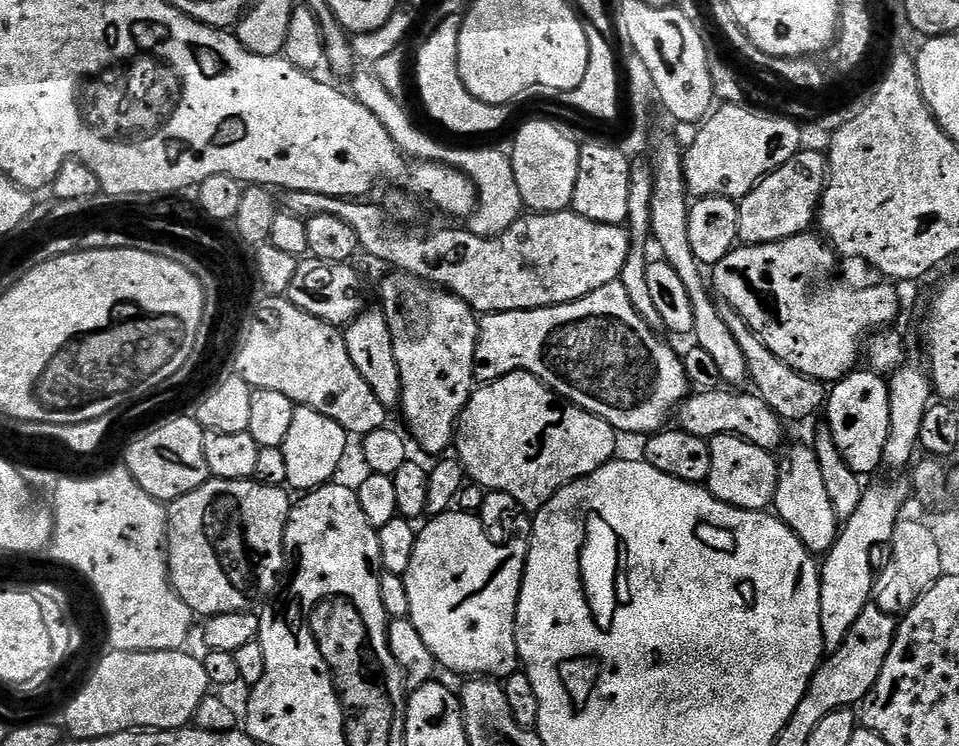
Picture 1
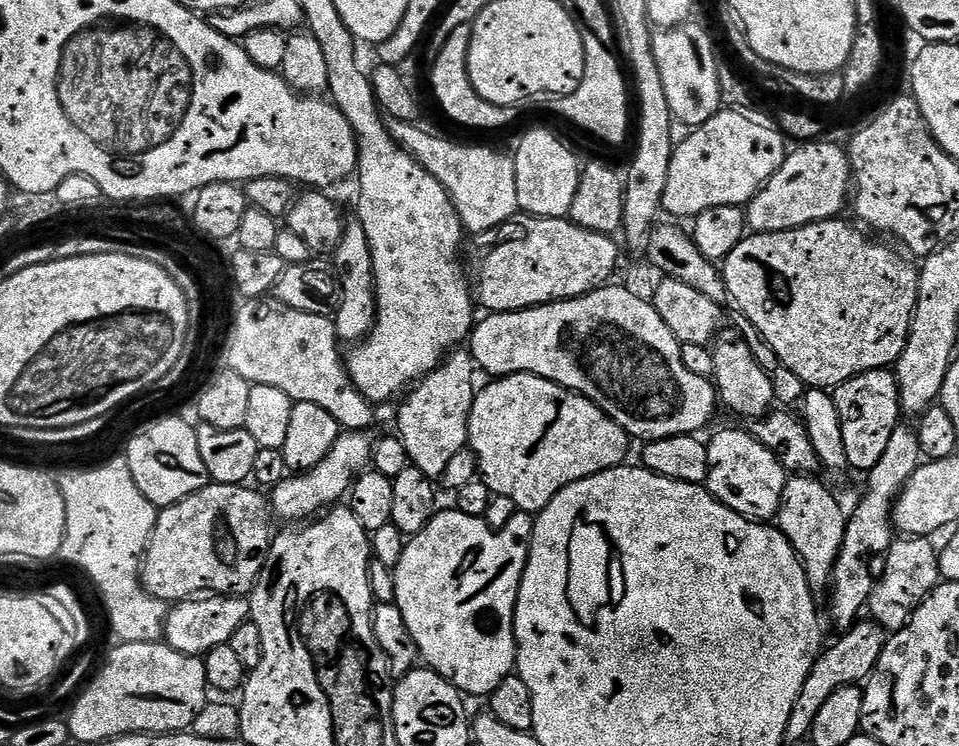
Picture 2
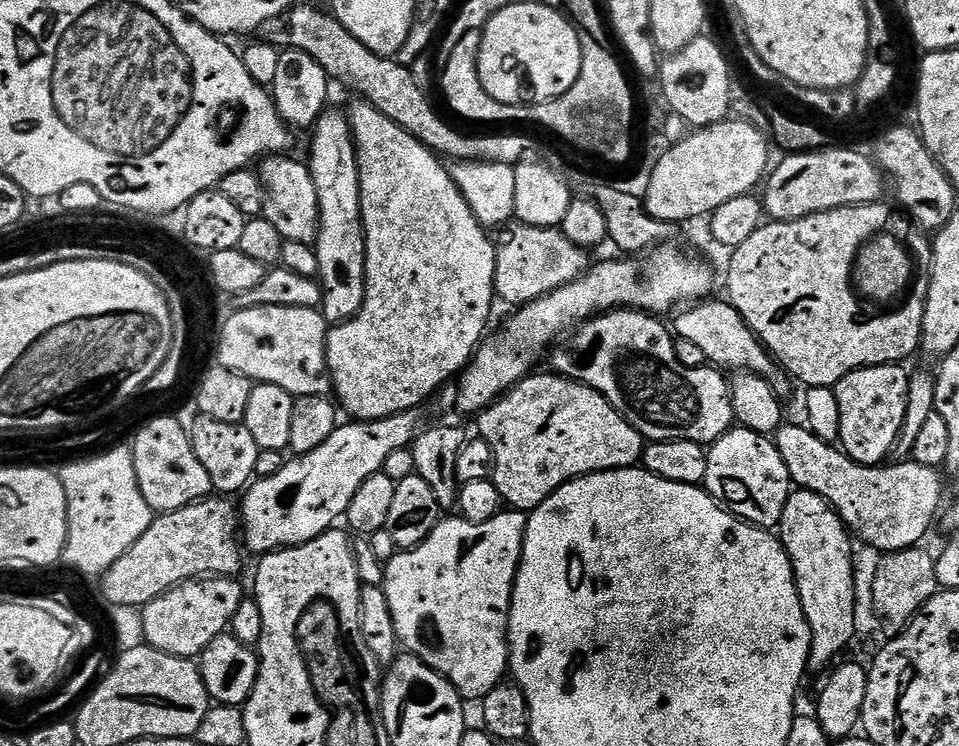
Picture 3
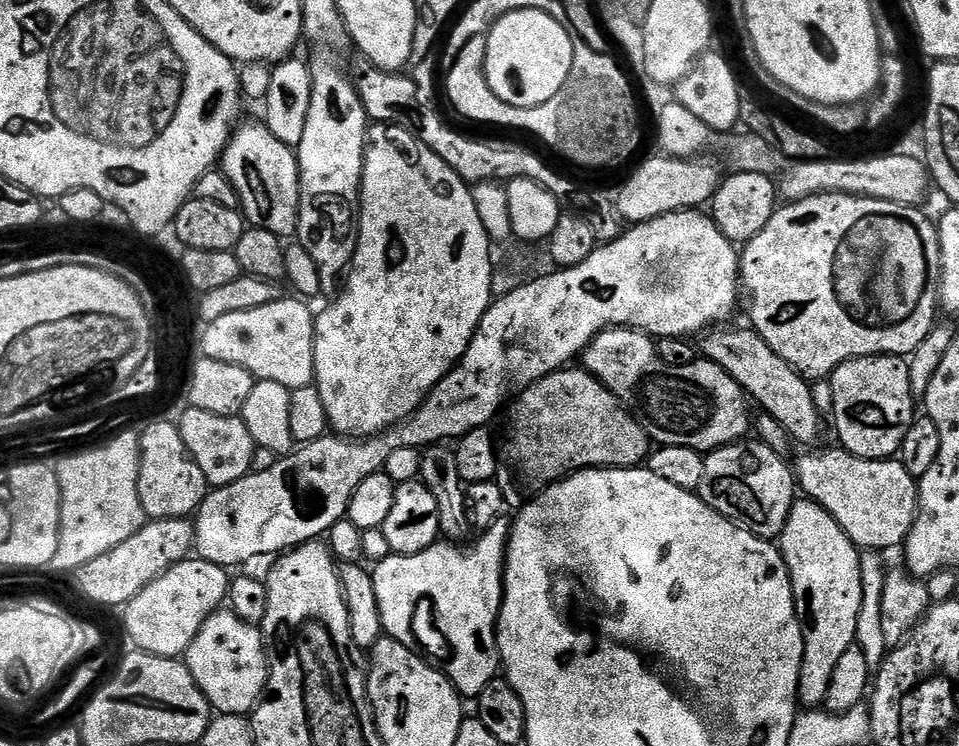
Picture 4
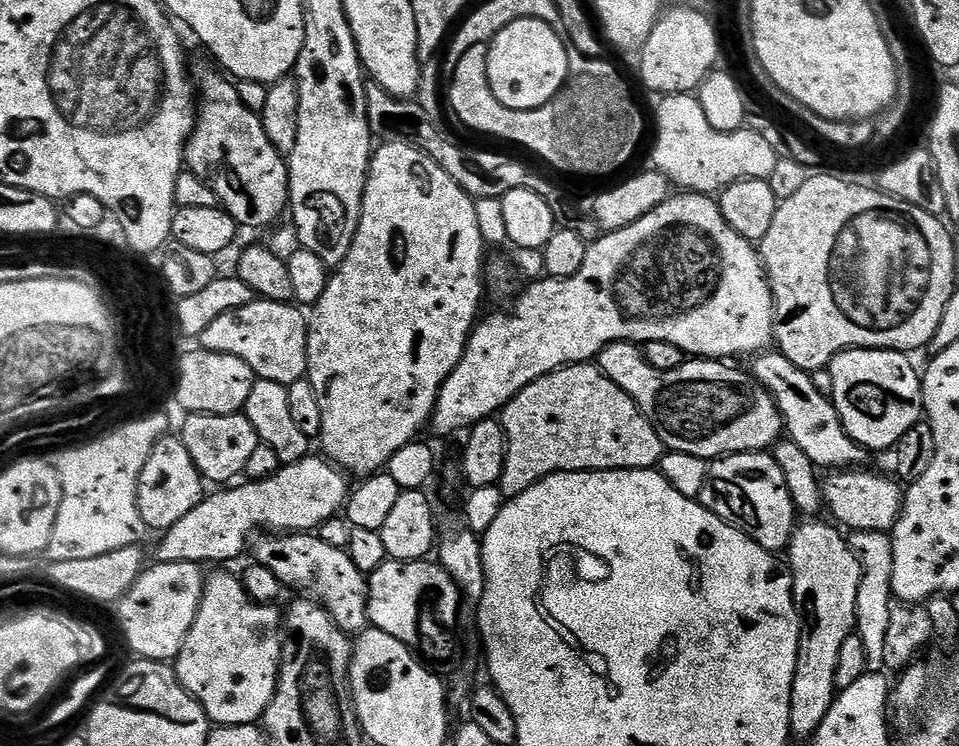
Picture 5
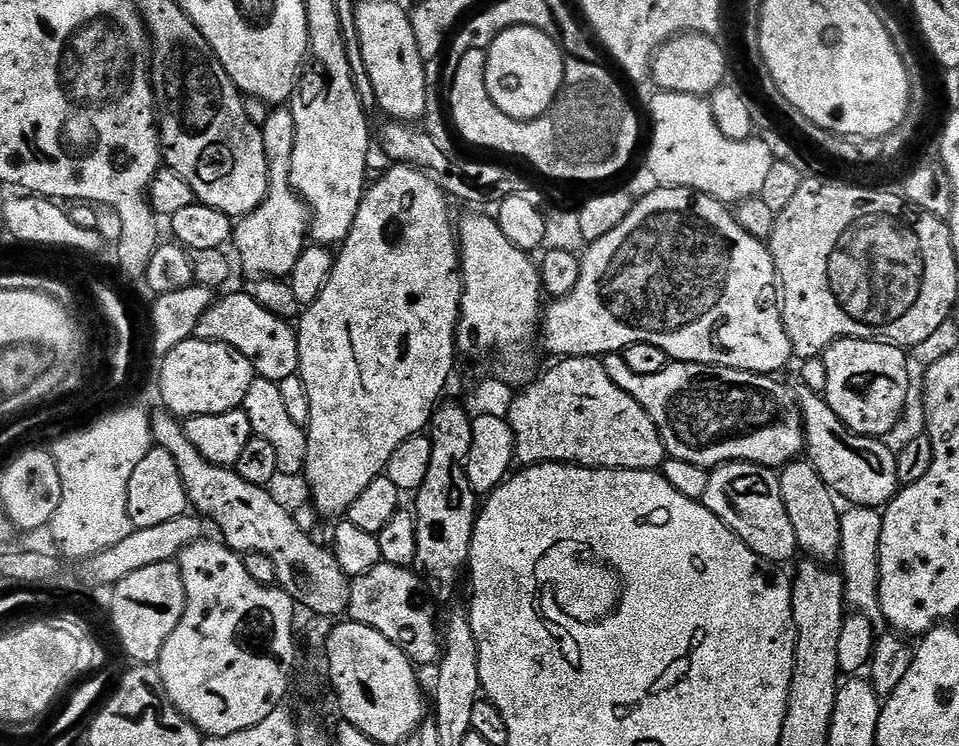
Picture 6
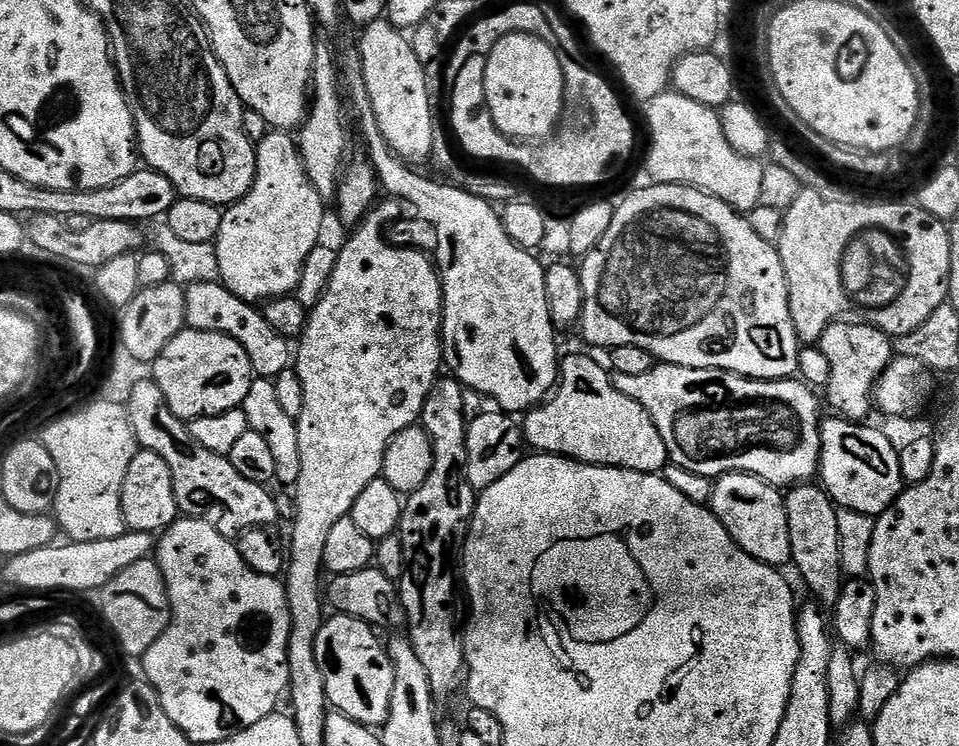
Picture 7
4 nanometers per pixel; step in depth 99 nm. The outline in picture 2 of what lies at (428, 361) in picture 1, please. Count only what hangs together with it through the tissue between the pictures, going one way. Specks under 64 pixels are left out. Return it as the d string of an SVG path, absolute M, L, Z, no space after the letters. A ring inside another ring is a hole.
M453 351L403 397L404 405L396 416L395 431L406 446L411 467L422 470L422 474L443 477L450 458L454 458L458 450L468 447L468 419L472 400L478 391L478 384L472 381L472 372L474 361L471 351Z

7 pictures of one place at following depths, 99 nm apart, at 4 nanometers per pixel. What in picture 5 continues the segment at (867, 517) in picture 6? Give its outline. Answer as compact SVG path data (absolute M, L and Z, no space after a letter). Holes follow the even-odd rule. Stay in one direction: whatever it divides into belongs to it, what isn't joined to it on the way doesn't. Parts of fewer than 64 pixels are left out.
M852 532L847 537L847 542L862 566L862 582L858 586L855 635L860 636L862 646L866 646L868 671L884 672L886 633L890 627L890 610L894 603L892 595L892 575L894 574L892 538L886 532Z

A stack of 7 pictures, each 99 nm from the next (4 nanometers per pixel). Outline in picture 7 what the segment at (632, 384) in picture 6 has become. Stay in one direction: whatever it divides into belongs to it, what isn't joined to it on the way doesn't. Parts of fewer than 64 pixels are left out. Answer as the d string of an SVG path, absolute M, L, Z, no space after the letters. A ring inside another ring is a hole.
M660 362L646 374L615 374L614 383L618 390L622 390L630 398L637 400L652 416L652 421L656 423L662 434L662 442L666 442L669 461L690 470L694 474L719 478L731 472L749 472L750 475L762 478L767 484L773 484L775 488L781 490L811 481L817 475L820 467L820 425L822 423L820 404L816 401L815 394L812 393L815 391L799 379L751 380L748 376L727 372L721 368L691 368L690 366Z

